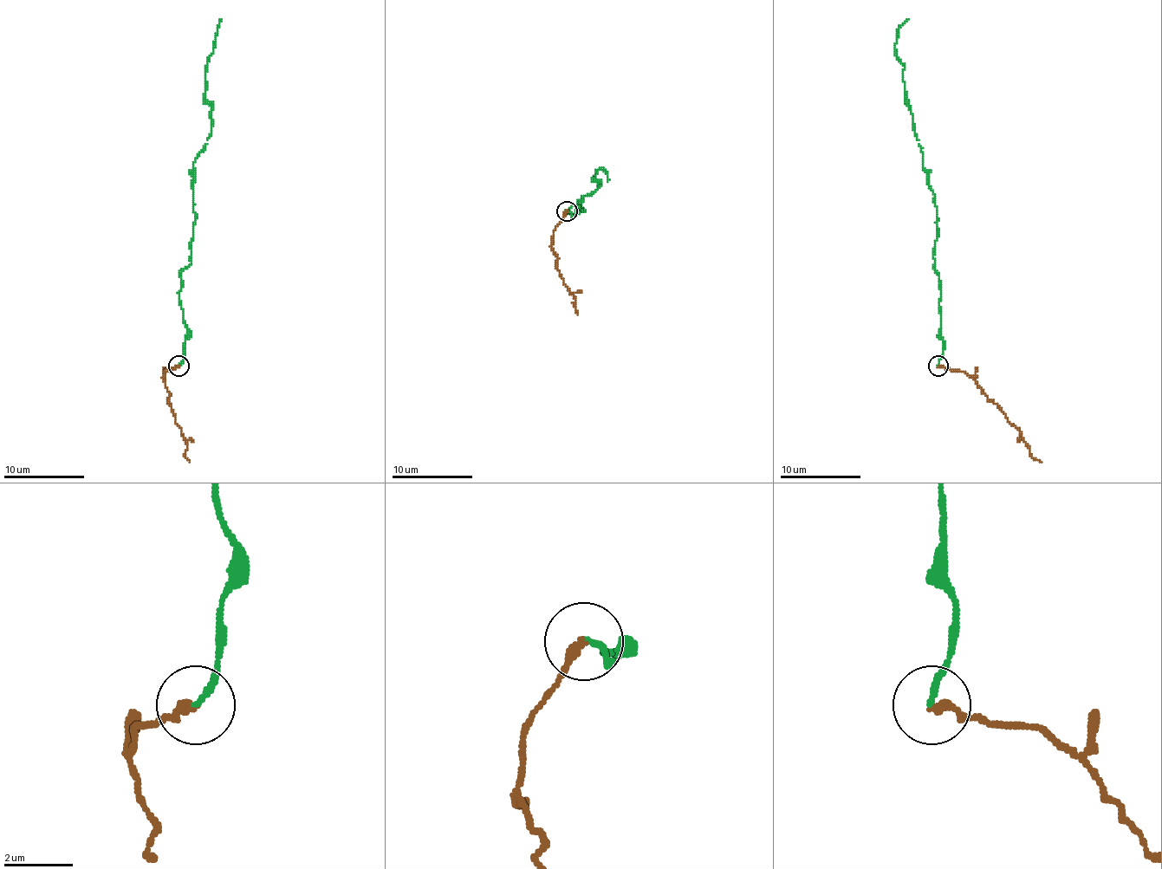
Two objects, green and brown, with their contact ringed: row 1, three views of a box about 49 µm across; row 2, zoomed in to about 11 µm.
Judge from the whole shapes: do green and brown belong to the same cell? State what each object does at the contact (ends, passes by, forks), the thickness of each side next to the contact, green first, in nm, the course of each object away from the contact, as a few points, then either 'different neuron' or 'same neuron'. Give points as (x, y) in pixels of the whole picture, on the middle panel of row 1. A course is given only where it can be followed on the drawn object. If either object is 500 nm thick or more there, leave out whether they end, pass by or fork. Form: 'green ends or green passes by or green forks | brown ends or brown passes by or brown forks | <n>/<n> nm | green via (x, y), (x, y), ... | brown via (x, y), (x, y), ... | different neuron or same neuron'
green ends | brown ends | 160/240 nm | green via (568, 211), (581, 210), (581, 196), (600, 188), (593, 178), (601, 167), (607, 182) | brown via (568, 211), (555, 228), (551, 246), (563, 284), (575, 298), (574, 302), (577, 314) | same neuron

